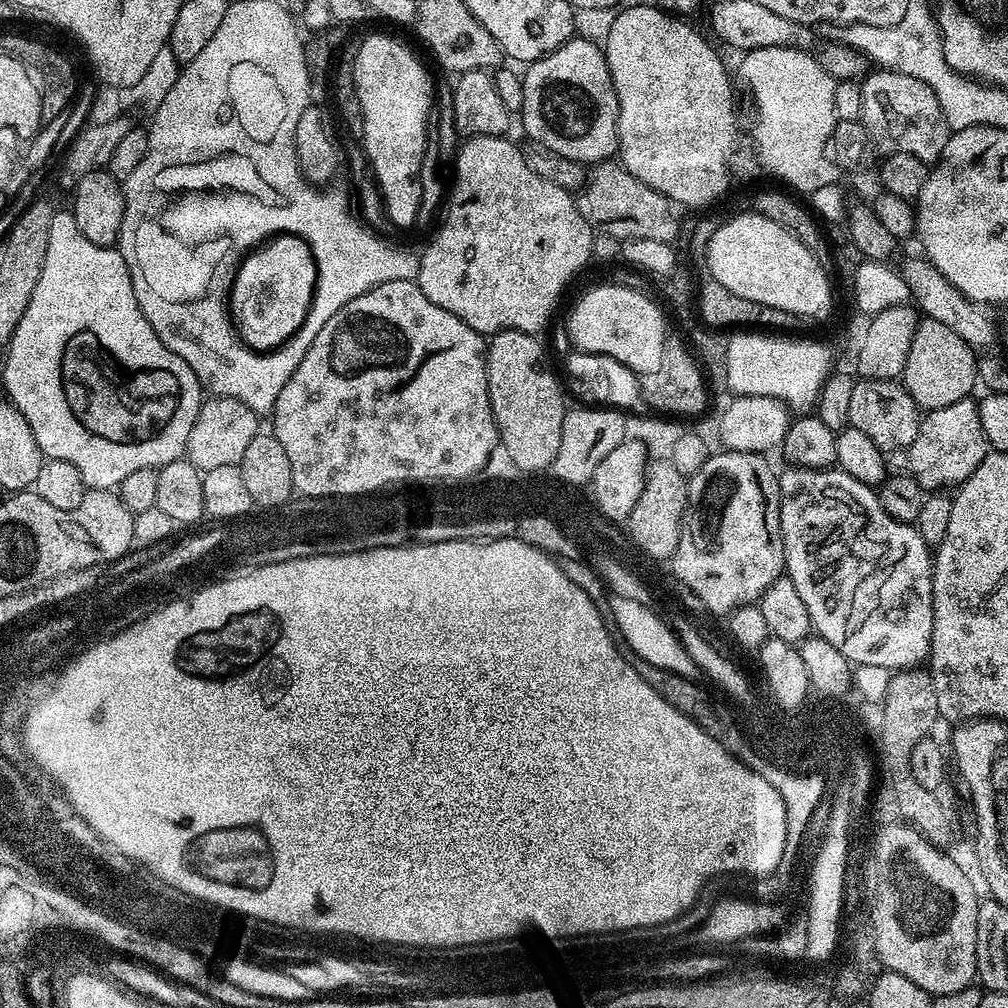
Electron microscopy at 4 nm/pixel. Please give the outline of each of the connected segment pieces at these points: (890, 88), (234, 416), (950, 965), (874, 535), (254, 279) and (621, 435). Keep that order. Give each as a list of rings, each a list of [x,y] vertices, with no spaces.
[[[872,70],[859,81],[862,90],[862,114],[860,120],[864,125],[868,139],[877,153],[914,154],[926,165],[933,165],[939,160],[946,146],[950,129],[942,114],[942,106],[938,106],[938,98],[934,98],[934,90],[926,86],[926,82],[918,82],[918,78],[910,78],[910,74],[890,72],[887,70]]]
[[[212,396],[205,399],[190,429],[186,458],[201,474],[215,470],[218,466],[239,465],[242,454],[246,454],[246,446],[250,446],[250,442],[254,442],[261,431],[260,420],[261,417],[250,410],[250,406],[234,398]]]
[[[895,822],[896,824],[884,824],[876,832],[876,837],[872,840],[872,849],[868,852],[868,861],[864,864],[864,892],[868,895],[868,916],[872,935],[872,943],[875,944],[875,954],[881,965],[889,972],[897,972],[915,986],[920,986],[922,990],[929,993],[931,997],[942,994],[954,994],[954,990],[969,988],[977,979],[976,974],[976,939],[978,938],[978,906],[980,900],[976,892],[972,889],[972,884],[968,881],[968,876],[951,860],[947,851],[935,848],[930,841],[913,828],[907,822]]]
[[[785,467],[785,472],[779,473],[780,482],[780,529],[784,543],[784,566],[786,574],[798,586],[798,594],[802,594],[802,602],[806,602],[806,610],[814,614],[812,626],[814,630],[828,630],[828,632],[852,632],[856,636],[864,636],[866,644],[874,646],[876,650],[896,650],[900,654],[894,660],[902,662],[902,670],[923,665],[932,650],[932,562],[933,553],[930,546],[920,537],[920,531],[915,523],[896,520],[882,506],[877,489],[871,484],[864,484],[854,478],[843,468],[798,468]]]
[[[287,234],[269,239],[244,257],[232,281],[230,315],[240,339],[257,352],[280,347],[302,326],[315,293],[316,263],[308,243]]]
[[[607,406],[569,407],[562,422],[562,442],[558,442],[558,454],[550,469],[551,475],[561,484],[573,486],[591,485],[594,470],[602,463],[602,458],[614,450],[629,435],[628,424],[623,411]]]

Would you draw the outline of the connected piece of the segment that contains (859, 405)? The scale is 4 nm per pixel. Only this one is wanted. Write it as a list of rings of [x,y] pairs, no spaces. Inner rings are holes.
[[[863,378],[856,380],[854,395],[850,397],[849,425],[862,430],[862,434],[866,434],[866,438],[870,438],[870,442],[874,442],[874,446],[878,446],[881,452],[891,454],[891,452],[898,451],[899,448],[901,451],[911,446],[920,429],[921,419],[922,409],[916,405],[914,398],[910,398],[903,383],[896,380],[865,380]]]

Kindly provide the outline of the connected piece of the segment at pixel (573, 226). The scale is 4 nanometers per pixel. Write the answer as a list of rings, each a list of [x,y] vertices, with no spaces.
[[[469,136],[463,141],[460,153],[456,156],[456,177],[452,180],[452,197],[447,197],[448,213],[436,232],[436,237],[428,244],[428,249],[420,252],[420,275],[418,283],[422,294],[434,302],[434,306],[442,306],[442,310],[450,310],[454,318],[462,318],[466,326],[481,334],[495,334],[498,332],[531,332],[540,334],[540,331],[552,320],[552,311],[564,292],[564,287],[583,270],[592,260],[592,241],[594,229],[580,212],[576,205],[576,196],[562,186],[554,186],[554,182],[546,182],[546,178],[538,178],[534,170],[526,162],[523,151],[508,141],[504,136]]]

